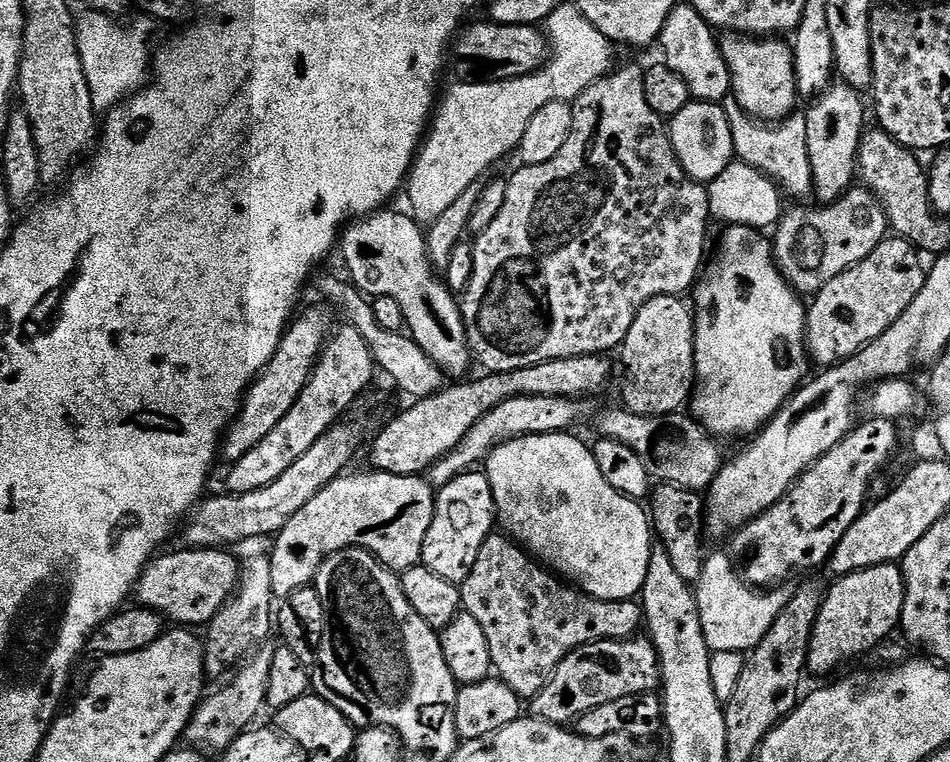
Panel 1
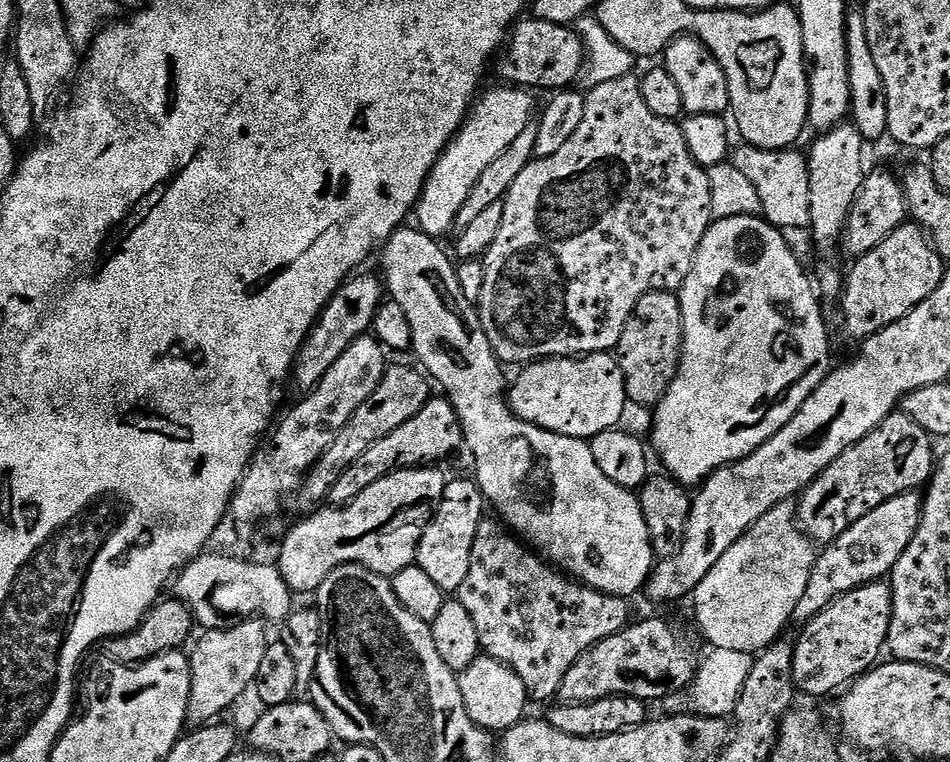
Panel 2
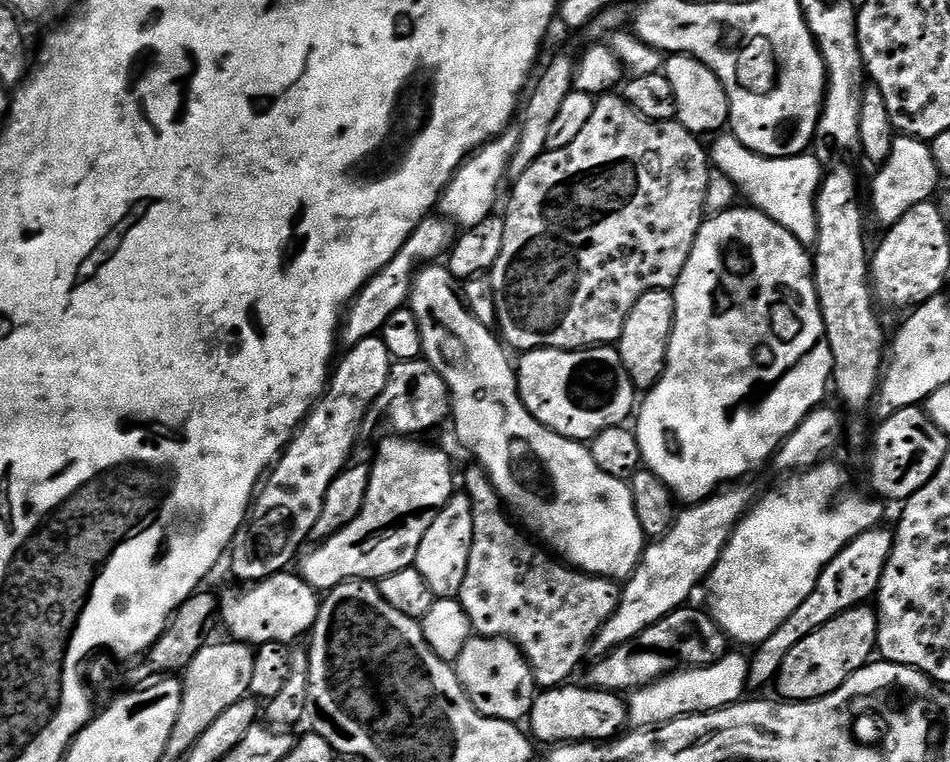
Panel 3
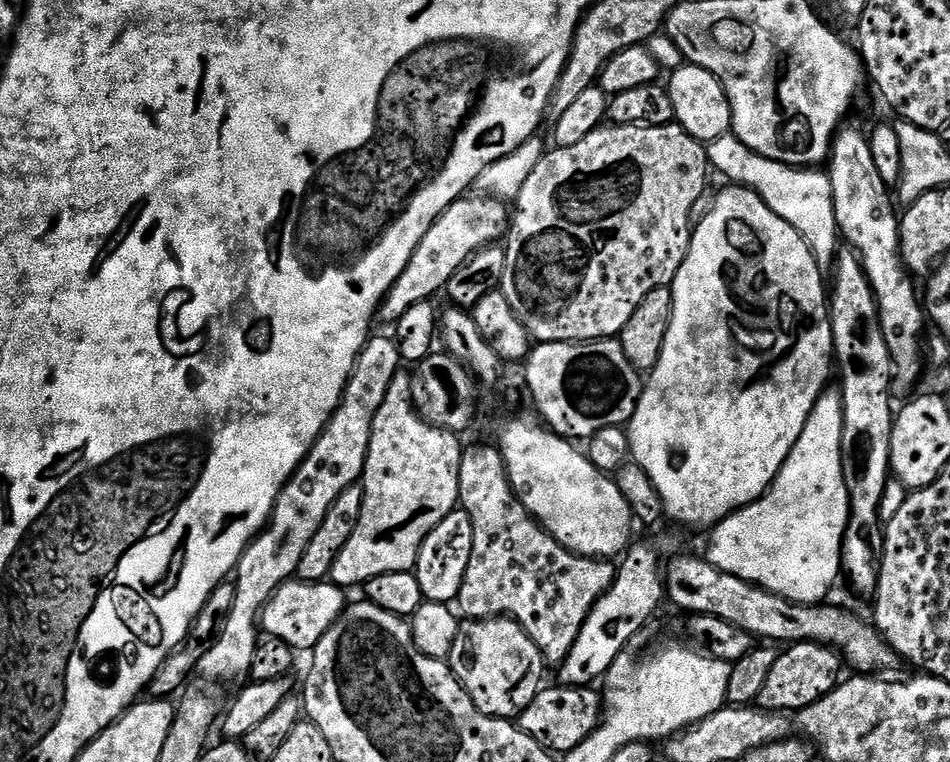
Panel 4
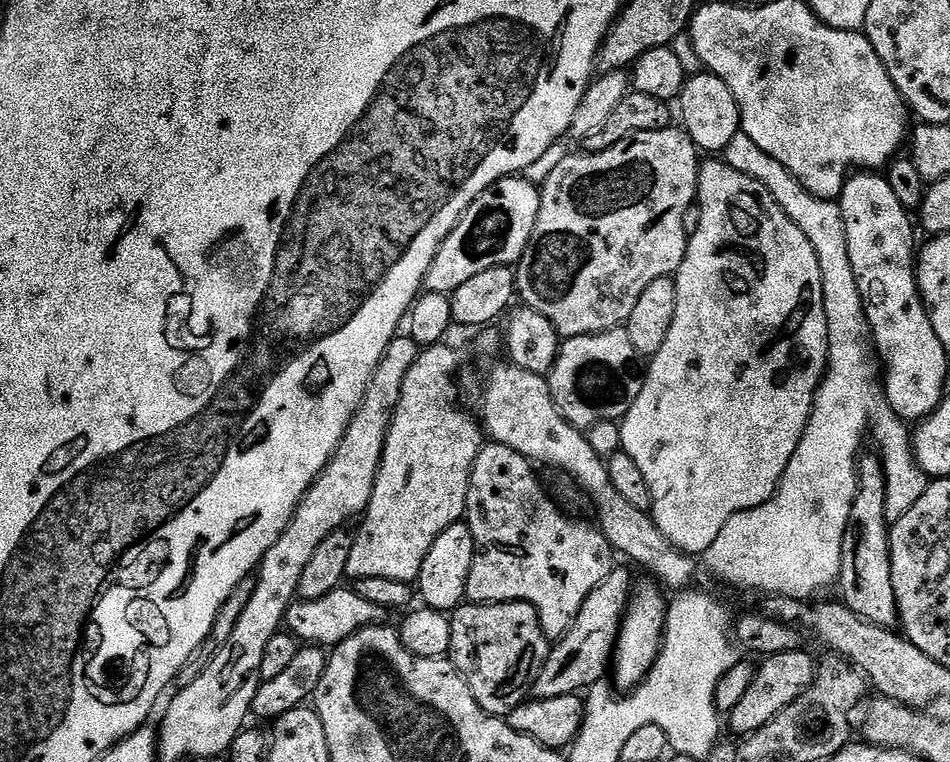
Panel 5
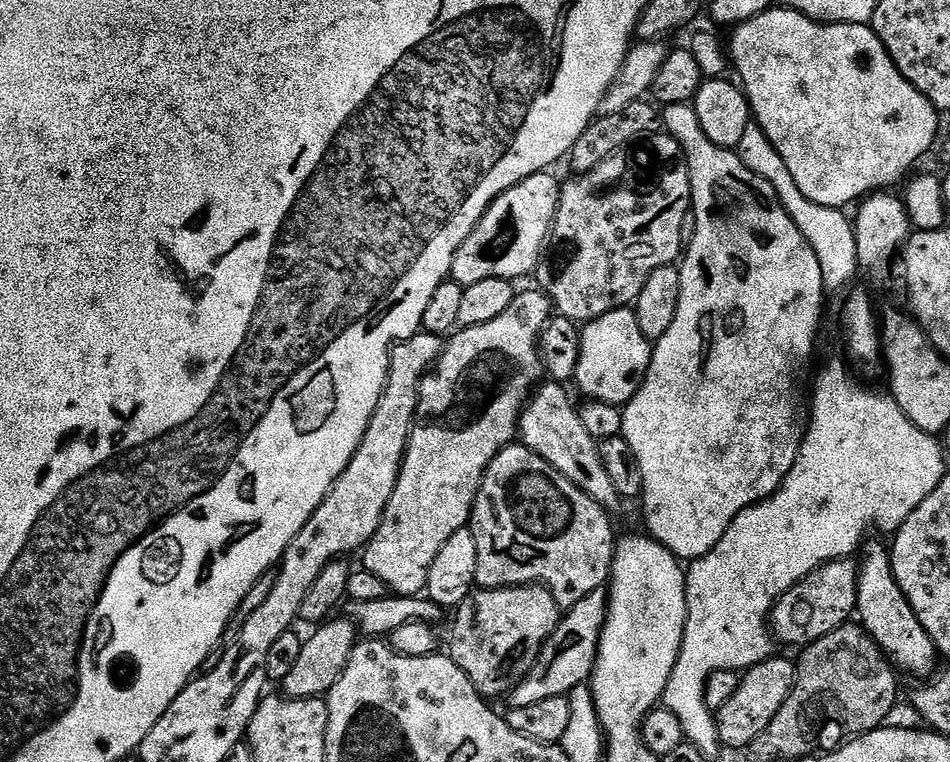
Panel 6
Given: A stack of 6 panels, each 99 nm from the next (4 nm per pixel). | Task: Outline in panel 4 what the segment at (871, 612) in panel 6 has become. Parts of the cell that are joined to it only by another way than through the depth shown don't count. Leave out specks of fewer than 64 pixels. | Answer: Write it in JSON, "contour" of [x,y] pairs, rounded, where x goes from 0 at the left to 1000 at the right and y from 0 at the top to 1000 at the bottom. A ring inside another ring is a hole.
{"contour":[[[896,328],[885,329],[883,352],[880,369],[874,373],[874,419],[882,493],[884,488],[882,509],[888,522],[886,596],[893,644],[893,689],[888,697],[886,745],[891,761],[893,756],[903,776],[918,780],[926,762],[926,738],[931,728],[931,650],[940,629],[937,575],[941,550],[938,520],[941,495],[937,454],[933,454],[933,438],[928,438],[920,381],[905,348],[904,335]]]}

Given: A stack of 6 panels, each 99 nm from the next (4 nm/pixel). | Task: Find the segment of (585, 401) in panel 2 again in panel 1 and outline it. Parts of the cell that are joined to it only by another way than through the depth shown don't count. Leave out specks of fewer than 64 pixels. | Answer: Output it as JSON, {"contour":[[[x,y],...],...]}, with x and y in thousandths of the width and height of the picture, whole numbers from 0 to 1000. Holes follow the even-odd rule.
{"contour":[[[546,520],[528,526],[501,555],[495,564],[495,570],[491,570],[488,579],[475,596],[462,604],[454,614],[454,634],[459,638],[473,635],[479,625],[513,604],[514,597],[533,577],[540,577],[546,572],[569,572],[572,567],[593,567],[601,563],[601,556],[611,546],[611,533],[605,525],[574,520]]]}

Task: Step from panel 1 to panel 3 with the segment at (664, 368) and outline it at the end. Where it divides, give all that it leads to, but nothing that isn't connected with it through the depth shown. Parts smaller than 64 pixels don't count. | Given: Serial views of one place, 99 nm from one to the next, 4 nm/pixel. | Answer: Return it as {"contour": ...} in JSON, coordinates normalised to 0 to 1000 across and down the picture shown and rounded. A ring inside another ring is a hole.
{"contour":[[[704,379],[684,381],[676,386],[672,396],[667,396],[667,407],[663,407],[663,417],[659,417],[659,428],[655,428],[651,461],[655,470],[655,480],[659,480],[659,491],[663,491],[663,501],[671,512],[687,509],[697,496],[711,411],[712,391]]]}

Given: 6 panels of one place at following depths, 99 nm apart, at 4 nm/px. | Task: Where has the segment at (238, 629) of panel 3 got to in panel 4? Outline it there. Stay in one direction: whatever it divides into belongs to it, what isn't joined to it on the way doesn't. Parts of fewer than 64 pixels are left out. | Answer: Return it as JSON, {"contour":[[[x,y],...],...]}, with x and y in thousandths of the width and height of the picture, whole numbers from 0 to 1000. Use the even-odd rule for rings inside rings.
{"contour":[[[308,759],[291,776],[276,804],[276,824],[285,839],[296,840],[308,853],[327,853],[339,843],[339,832],[352,822],[364,797],[363,773],[348,764],[329,764]]]}

